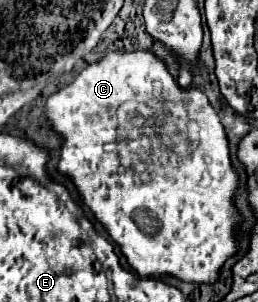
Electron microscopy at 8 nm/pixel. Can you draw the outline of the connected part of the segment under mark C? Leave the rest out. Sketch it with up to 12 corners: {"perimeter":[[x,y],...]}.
{"perimeter":[[146,51],[50,95],[58,171],[138,275],[214,283],[238,175]]}

